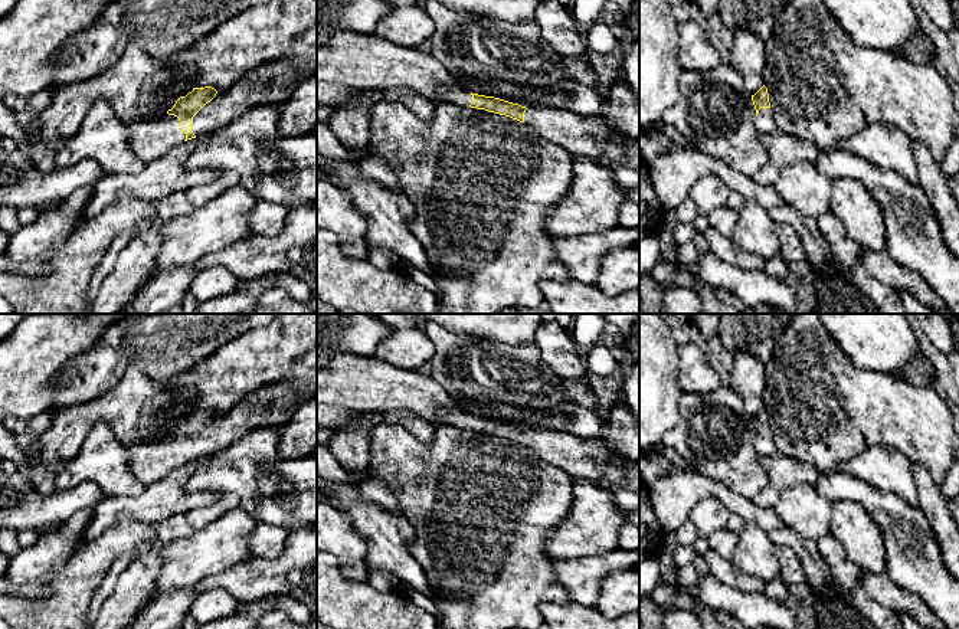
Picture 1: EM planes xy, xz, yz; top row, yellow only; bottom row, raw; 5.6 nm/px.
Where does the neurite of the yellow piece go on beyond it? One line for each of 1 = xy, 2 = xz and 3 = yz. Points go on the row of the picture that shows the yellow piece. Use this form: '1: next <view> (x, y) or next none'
1: next xy (272, 84)
2: next xz (589, 137)
3: next yz (765, 124)

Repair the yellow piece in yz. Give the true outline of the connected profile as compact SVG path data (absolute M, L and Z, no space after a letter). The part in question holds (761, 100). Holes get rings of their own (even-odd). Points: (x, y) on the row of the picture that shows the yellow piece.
M763 85L755 95L752 95L752 101L756 109L755 125L757 132L763 135L776 131L767 88Z

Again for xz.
M441 88L438 96L444 104L485 109L526 122L546 140L567 150L575 158L625 161L628 138L603 114L582 117L557 107L526 108L500 98L456 88Z

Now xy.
M284 58L249 71L228 91L193 88L186 96L180 96L164 117L124 124L130 145L137 157L148 163L183 141L235 122L253 107L281 108L300 82L297 69L295 59Z

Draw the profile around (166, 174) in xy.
M200 135L183 141L167 154L145 163L138 173L105 176L95 186L94 194L82 212L81 222L96 217L124 194L144 200L158 200L170 193L213 181L219 174L217 171L189 170L186 167L190 154L204 140L206 135Z

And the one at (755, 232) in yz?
M746 200L739 210L739 222L730 239L739 249L767 261L780 252L775 225L767 209L755 200Z

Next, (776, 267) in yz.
M780 252L765 262L763 271L778 279L788 281L792 278L792 268L782 258Z

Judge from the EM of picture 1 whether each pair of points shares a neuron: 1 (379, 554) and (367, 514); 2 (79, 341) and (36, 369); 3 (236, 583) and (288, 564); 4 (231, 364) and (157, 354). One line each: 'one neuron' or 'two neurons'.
1: one neuron
2: one neuron
3: one neuron
4: two neurons

